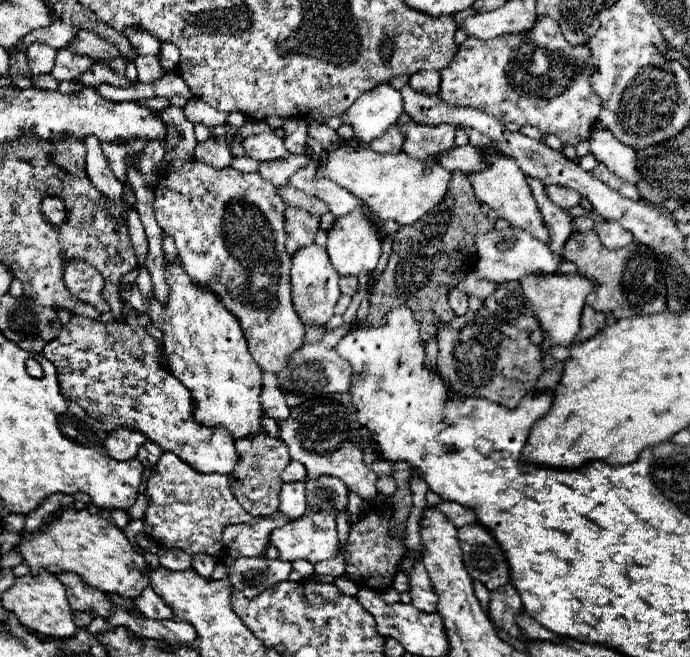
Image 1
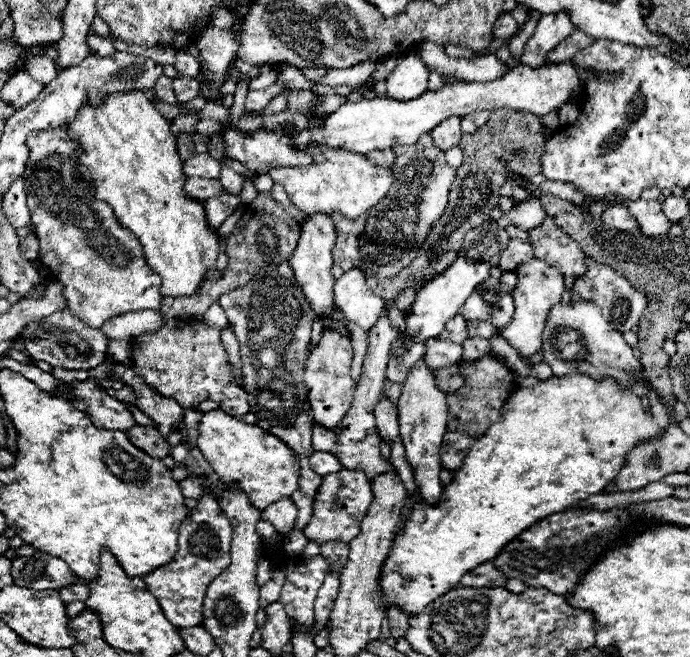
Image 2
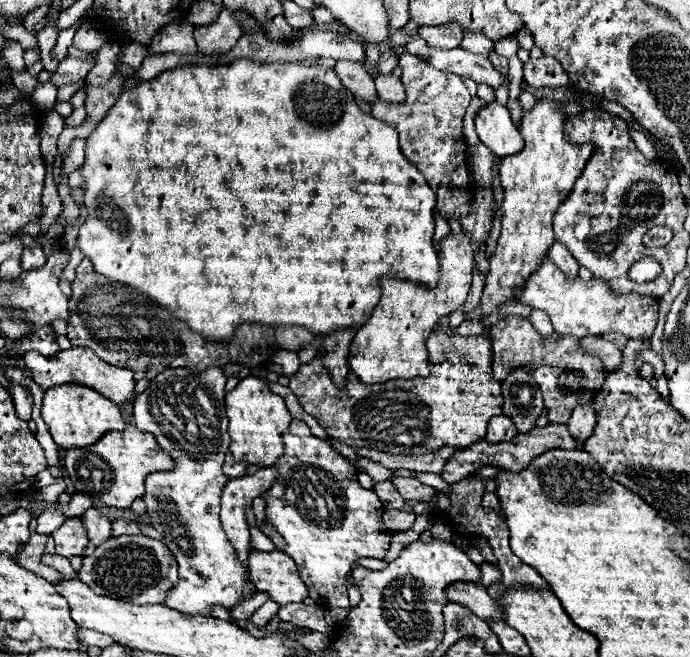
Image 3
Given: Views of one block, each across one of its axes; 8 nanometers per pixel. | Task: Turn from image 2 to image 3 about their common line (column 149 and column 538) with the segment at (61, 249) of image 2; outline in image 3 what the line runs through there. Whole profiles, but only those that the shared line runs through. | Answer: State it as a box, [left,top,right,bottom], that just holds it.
[514,254,658,338]

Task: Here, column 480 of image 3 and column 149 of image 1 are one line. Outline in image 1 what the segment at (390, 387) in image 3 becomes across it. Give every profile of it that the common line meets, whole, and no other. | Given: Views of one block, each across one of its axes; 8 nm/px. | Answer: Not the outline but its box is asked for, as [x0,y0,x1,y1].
[44,314,238,474]

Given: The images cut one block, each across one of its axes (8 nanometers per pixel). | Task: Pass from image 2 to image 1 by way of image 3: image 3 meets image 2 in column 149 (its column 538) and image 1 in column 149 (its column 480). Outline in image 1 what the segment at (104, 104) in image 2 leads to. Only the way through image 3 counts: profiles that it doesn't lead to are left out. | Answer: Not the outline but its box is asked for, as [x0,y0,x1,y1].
[122,260,262,436]

